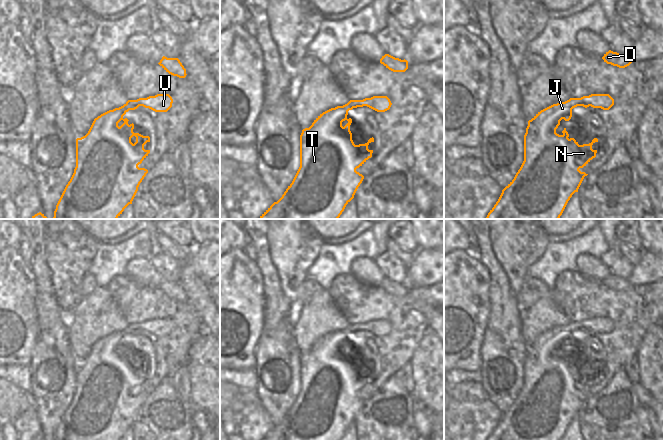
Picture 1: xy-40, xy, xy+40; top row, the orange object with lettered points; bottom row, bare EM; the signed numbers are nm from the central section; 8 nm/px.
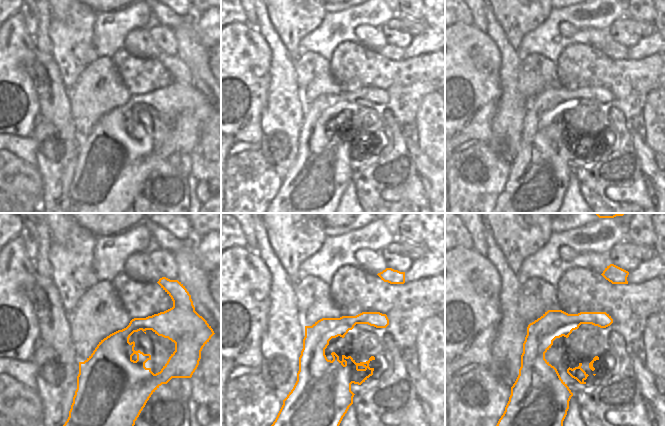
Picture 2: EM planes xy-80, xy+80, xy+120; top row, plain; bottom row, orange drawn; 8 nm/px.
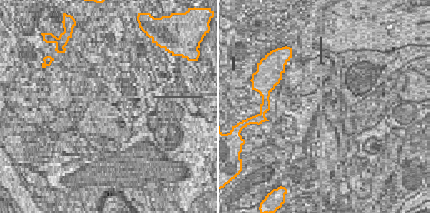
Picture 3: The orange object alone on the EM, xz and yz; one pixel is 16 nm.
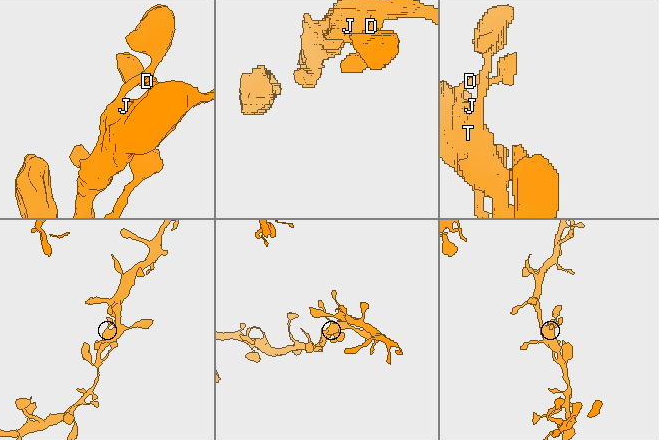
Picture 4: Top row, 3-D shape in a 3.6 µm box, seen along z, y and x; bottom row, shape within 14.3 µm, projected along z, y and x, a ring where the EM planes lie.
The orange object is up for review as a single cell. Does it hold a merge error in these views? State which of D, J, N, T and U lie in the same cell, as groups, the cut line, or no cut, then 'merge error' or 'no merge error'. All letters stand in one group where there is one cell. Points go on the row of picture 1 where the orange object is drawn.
D J N T U | no cut | no merge error

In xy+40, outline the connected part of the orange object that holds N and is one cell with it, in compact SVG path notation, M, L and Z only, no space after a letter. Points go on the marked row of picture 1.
M591 94L553 104L529 120L524 135L524 161L514 179L502 190L486 219L559 219L568 201L578 192L584 177L588 175L579 169L596 157L597 150L593 150L592 145L598 139L579 145L574 138L568 138L566 128L562 135L557 134L556 129L562 119L571 119L572 109L577 106L609 110L613 105L614 99L609 94Z

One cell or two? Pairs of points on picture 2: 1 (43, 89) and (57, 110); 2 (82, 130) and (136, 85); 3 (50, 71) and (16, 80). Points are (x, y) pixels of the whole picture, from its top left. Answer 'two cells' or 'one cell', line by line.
1: one cell
2: two cells
3: two cells

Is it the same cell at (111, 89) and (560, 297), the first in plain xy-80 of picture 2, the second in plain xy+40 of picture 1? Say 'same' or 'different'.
different

